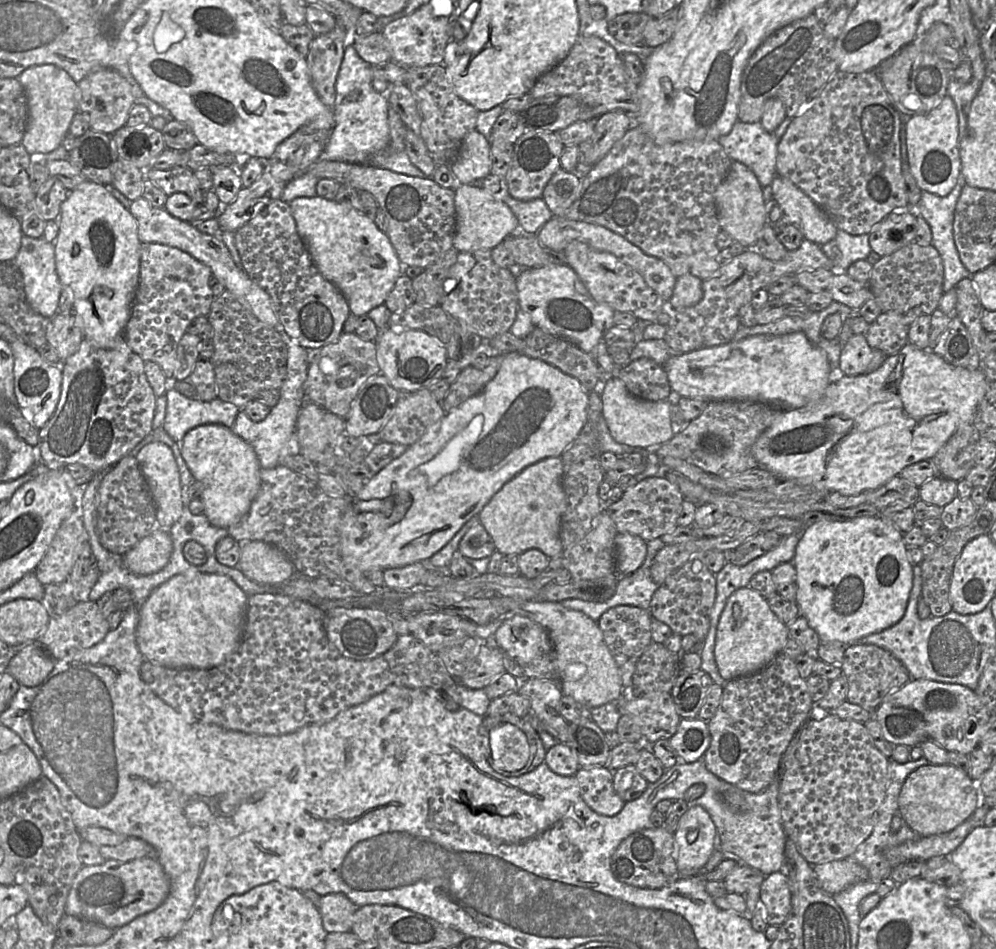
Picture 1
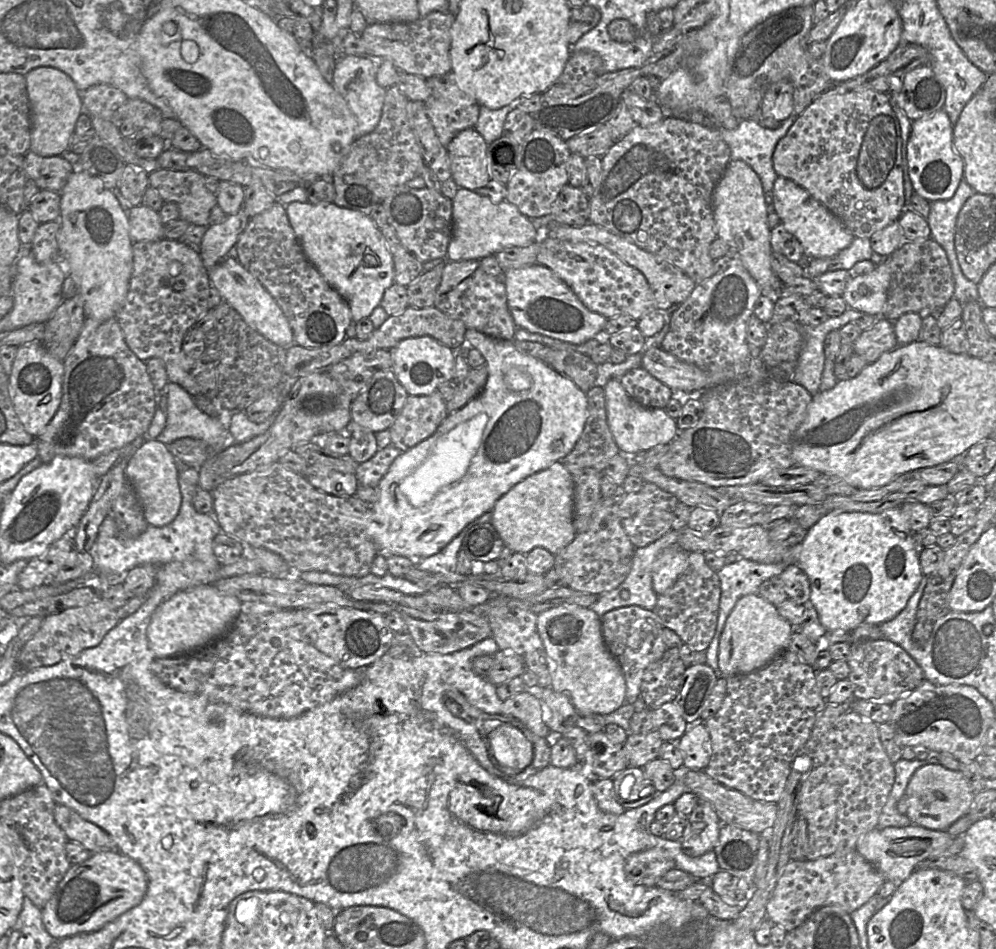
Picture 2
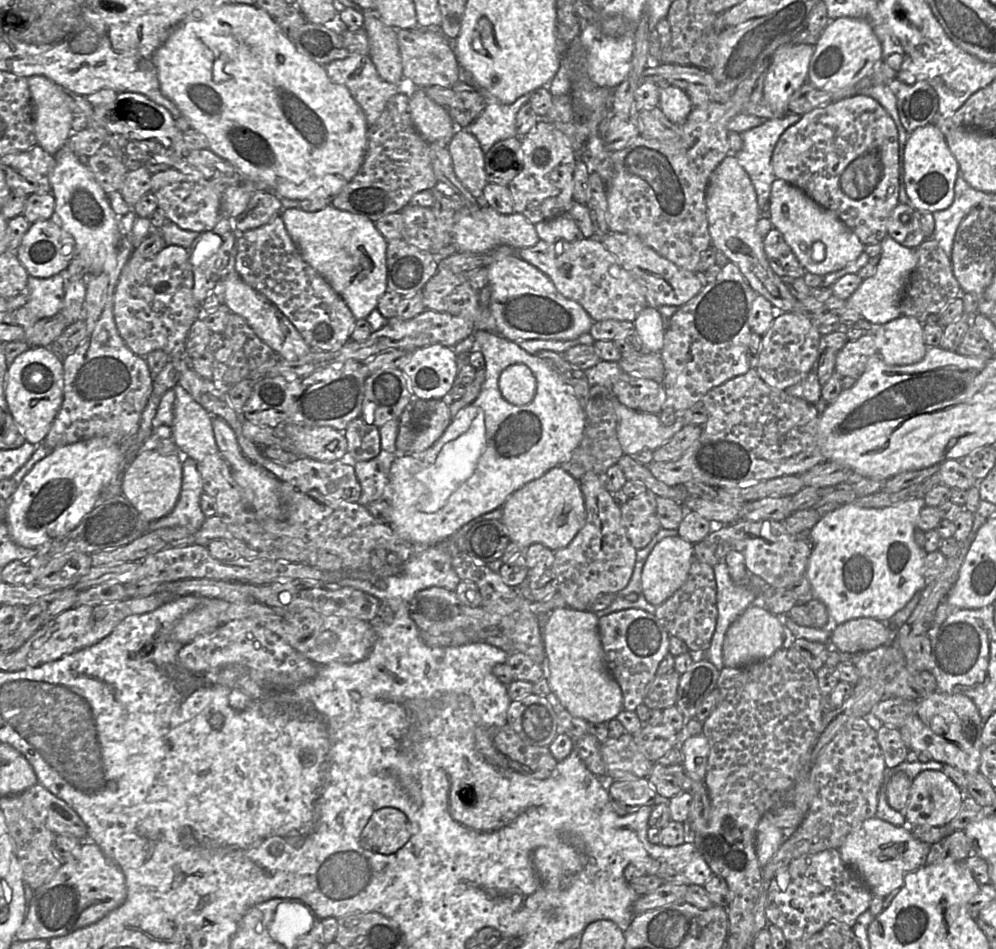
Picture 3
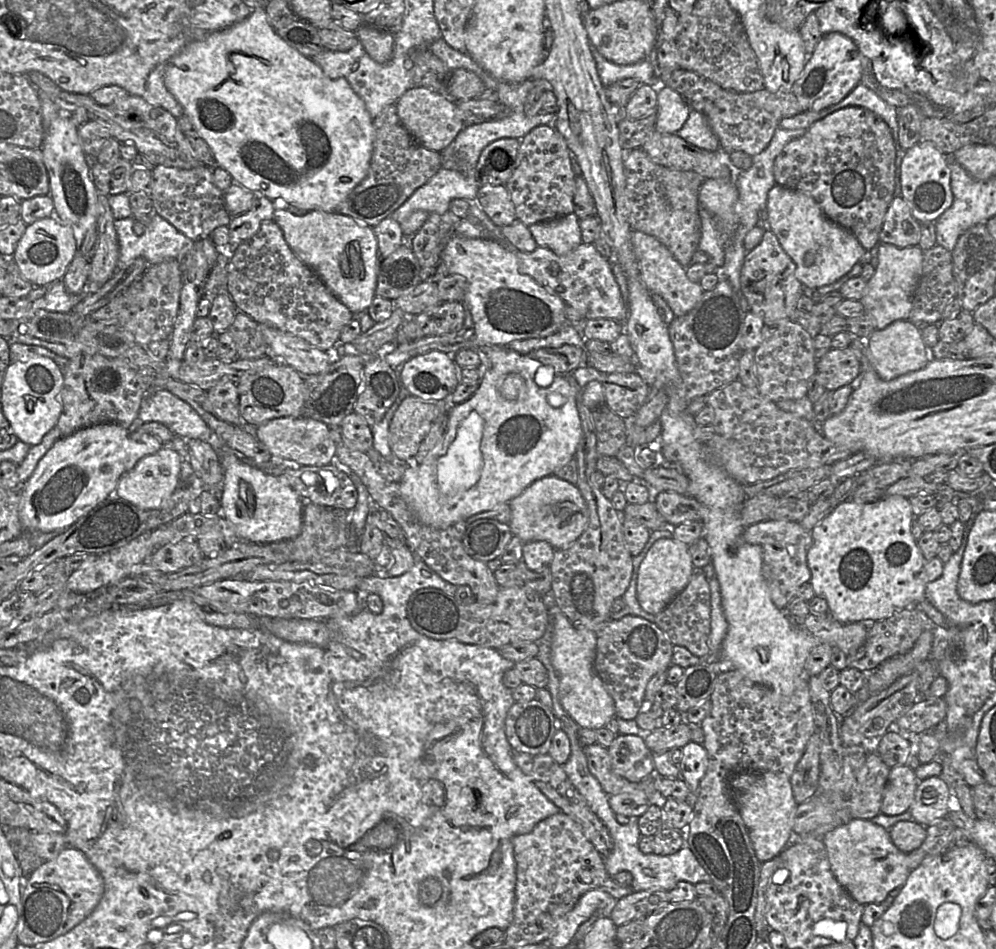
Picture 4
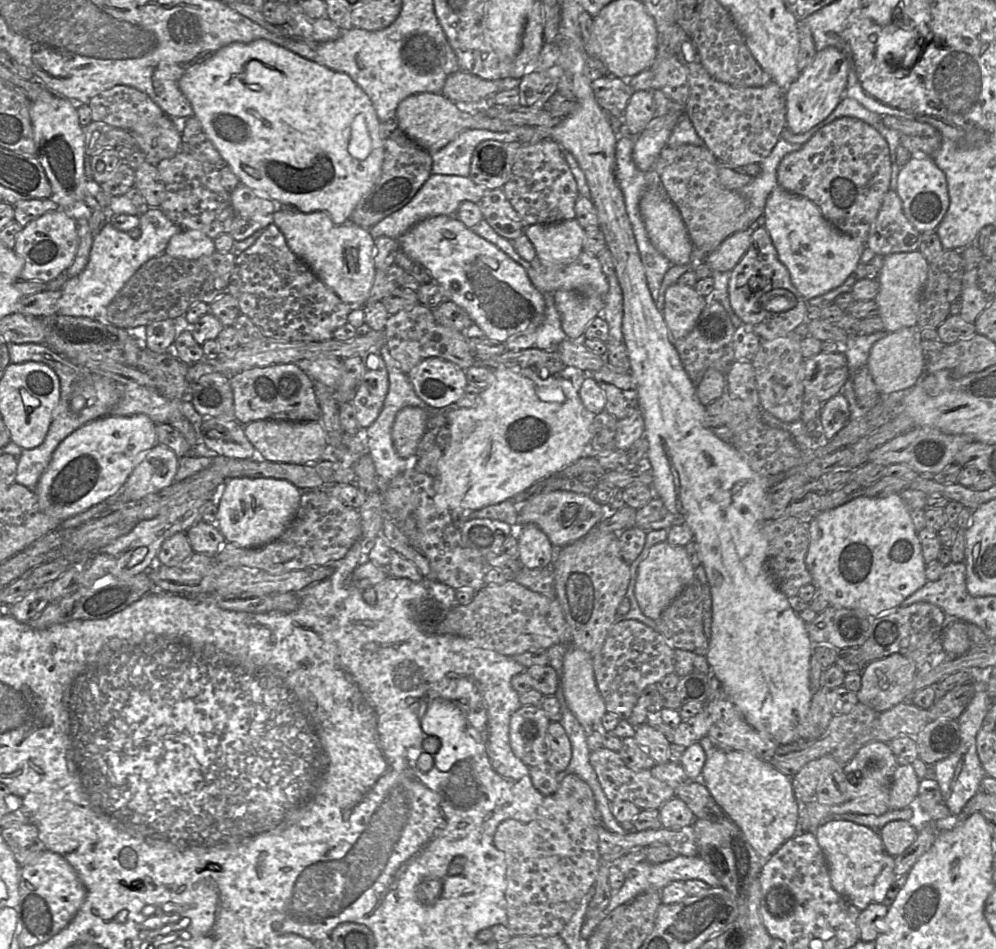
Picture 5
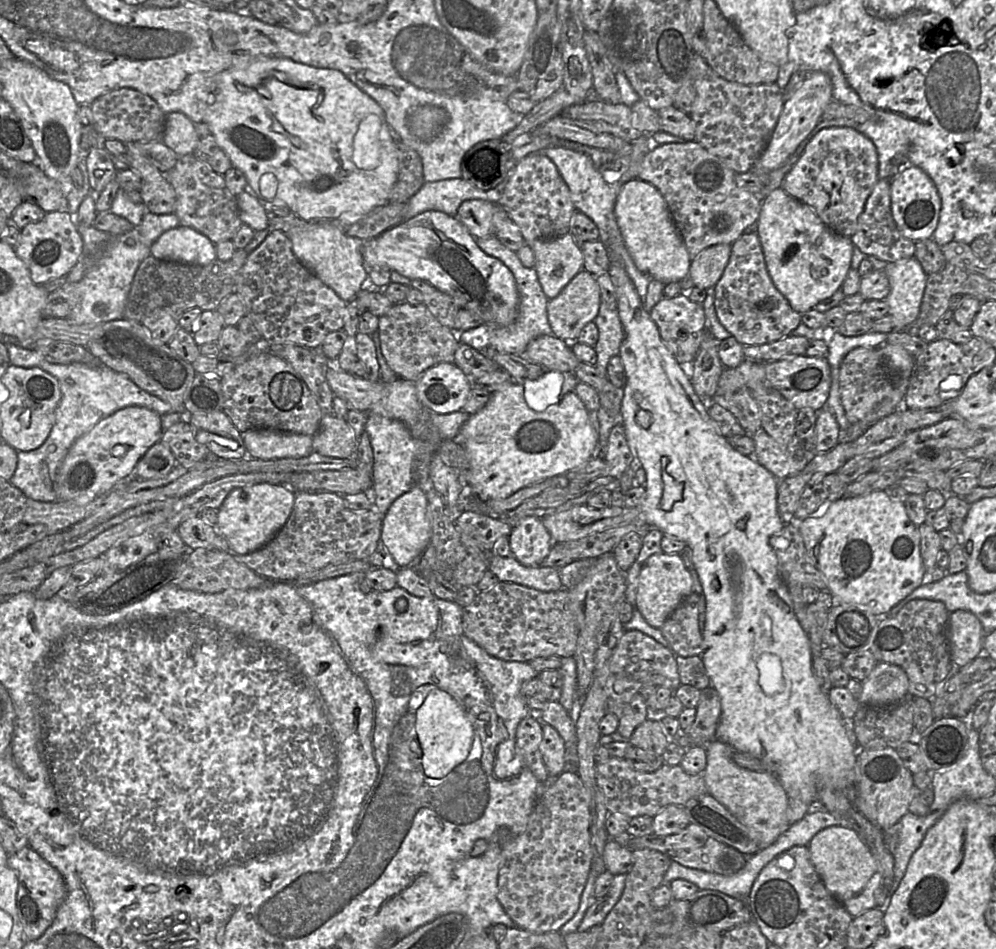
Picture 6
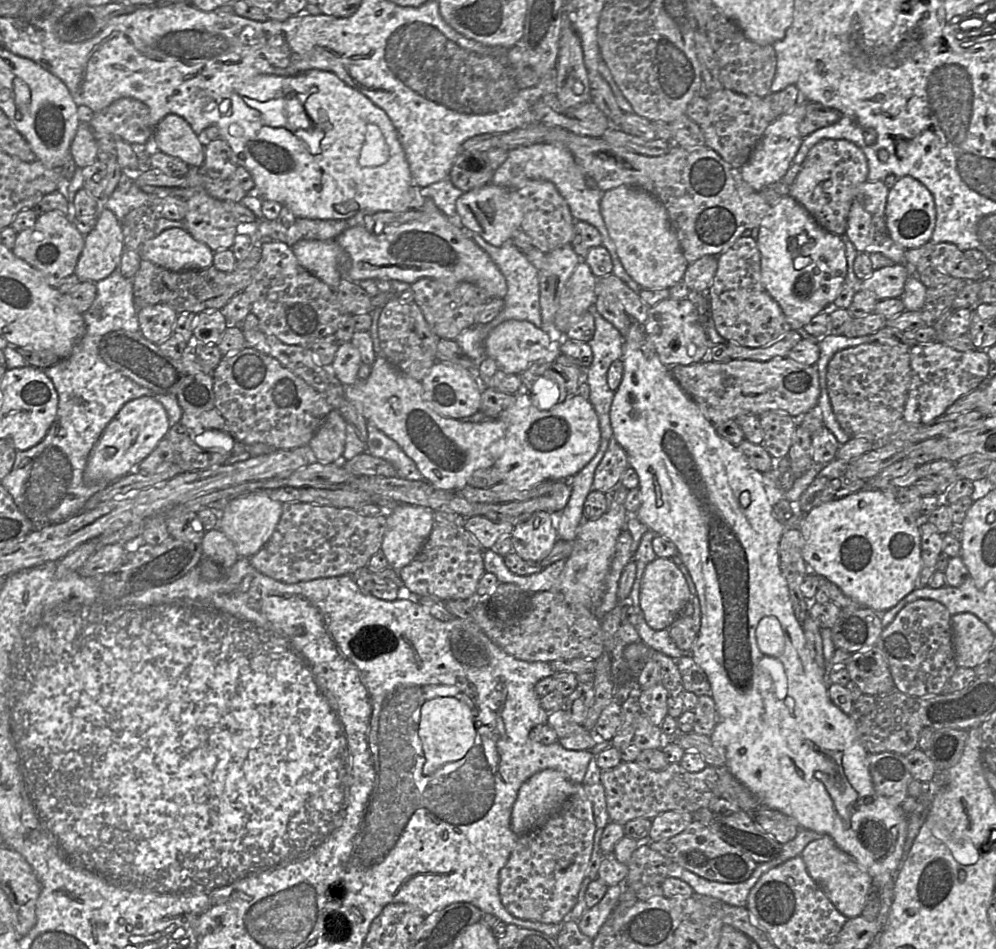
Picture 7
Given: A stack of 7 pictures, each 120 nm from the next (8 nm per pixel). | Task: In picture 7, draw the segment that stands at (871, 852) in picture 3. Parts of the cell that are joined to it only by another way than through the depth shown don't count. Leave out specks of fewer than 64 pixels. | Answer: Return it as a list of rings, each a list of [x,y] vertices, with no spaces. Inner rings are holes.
[[[829,835],[810,842],[801,857],[811,878],[842,915],[847,919],[861,915],[867,896],[874,889],[871,876],[852,857],[842,851]]]

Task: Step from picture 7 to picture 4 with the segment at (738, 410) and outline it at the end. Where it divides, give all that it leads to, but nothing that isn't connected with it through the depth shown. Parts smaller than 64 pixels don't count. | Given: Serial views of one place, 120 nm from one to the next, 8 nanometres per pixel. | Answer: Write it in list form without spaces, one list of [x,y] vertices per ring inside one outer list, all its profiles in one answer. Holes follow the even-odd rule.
[[[849,348],[830,349],[816,361],[816,372],[819,383],[826,391],[835,391],[842,386],[850,385],[861,372],[861,364]]]

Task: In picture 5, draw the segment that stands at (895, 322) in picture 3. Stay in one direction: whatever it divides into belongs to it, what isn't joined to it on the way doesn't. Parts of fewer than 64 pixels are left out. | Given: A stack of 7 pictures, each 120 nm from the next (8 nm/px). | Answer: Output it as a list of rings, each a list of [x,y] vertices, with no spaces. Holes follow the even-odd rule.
[[[904,327],[887,333],[876,341],[869,354],[867,368],[880,395],[888,395],[897,391],[907,391],[925,373],[926,356],[921,345],[917,327]]]

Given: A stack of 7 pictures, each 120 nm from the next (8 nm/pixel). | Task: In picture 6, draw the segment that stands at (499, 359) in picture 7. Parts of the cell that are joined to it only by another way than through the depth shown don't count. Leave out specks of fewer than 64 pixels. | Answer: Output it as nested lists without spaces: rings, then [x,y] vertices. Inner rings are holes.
[[[541,335],[533,339],[520,355],[528,361],[542,365],[545,369],[558,370],[561,372],[574,372],[580,364],[573,351],[571,344],[554,335]]]

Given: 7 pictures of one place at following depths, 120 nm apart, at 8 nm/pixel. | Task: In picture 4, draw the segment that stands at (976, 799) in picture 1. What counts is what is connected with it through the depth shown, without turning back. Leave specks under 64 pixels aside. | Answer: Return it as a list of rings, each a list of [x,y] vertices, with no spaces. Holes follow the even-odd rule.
[[[931,776],[918,782],[914,801],[909,808],[912,820],[929,826],[933,822],[946,818],[951,788],[940,776]]]

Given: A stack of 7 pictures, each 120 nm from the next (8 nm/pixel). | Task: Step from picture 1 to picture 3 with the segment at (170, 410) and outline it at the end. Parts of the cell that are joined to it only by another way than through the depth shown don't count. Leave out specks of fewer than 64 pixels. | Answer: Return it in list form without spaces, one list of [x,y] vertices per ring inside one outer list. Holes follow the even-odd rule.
[[[179,384],[173,387],[175,400],[171,439],[178,450],[196,462],[218,451],[212,418],[198,402]]]

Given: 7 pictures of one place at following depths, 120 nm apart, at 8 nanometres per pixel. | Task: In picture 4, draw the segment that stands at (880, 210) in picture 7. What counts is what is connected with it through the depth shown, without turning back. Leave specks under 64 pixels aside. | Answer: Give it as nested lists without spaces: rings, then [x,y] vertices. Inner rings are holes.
[[[894,196],[890,202],[879,241],[899,248],[916,246],[920,240],[920,223],[914,218],[910,207],[902,196]]]

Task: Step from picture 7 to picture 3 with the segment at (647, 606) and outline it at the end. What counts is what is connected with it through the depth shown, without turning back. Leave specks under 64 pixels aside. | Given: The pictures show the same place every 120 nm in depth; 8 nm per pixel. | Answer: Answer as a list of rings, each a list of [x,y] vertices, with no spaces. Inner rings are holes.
[[[678,536],[666,537],[655,545],[641,575],[642,592],[650,604],[661,605],[685,583],[693,547]]]

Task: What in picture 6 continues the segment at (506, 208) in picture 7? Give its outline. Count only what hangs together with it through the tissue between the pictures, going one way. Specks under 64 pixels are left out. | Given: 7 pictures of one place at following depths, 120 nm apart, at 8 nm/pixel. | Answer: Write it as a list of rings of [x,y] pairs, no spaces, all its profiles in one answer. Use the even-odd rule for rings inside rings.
[[[482,199],[465,200],[458,208],[457,219],[475,238],[494,235],[492,217],[497,205]]]

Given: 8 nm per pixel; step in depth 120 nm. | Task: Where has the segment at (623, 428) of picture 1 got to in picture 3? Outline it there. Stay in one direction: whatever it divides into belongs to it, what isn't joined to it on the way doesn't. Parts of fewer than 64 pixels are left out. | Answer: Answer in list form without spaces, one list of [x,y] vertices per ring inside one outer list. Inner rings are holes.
[[[612,395],[611,400],[617,417],[617,437],[624,455],[633,456],[642,450],[654,451],[686,425],[682,412],[672,425],[665,426],[657,414],[630,409]]]

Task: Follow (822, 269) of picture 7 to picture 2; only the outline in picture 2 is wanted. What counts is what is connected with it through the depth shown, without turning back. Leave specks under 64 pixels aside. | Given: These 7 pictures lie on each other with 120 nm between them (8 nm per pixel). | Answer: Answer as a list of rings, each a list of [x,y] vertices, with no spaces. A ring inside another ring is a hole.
[[[778,176],[772,194],[775,212],[785,229],[799,240],[806,258],[818,259],[835,256],[847,248],[855,238],[839,218],[791,179]]]

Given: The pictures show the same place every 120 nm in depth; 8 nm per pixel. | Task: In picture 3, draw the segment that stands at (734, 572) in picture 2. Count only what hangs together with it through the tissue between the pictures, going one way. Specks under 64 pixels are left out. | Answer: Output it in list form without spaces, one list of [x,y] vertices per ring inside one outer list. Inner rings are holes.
[[[719,561],[713,569],[717,586],[718,613],[710,647],[706,651],[706,660],[720,671],[724,667],[723,642],[728,628],[750,605],[759,603],[761,592],[758,593],[749,585],[736,584],[723,561]]]

